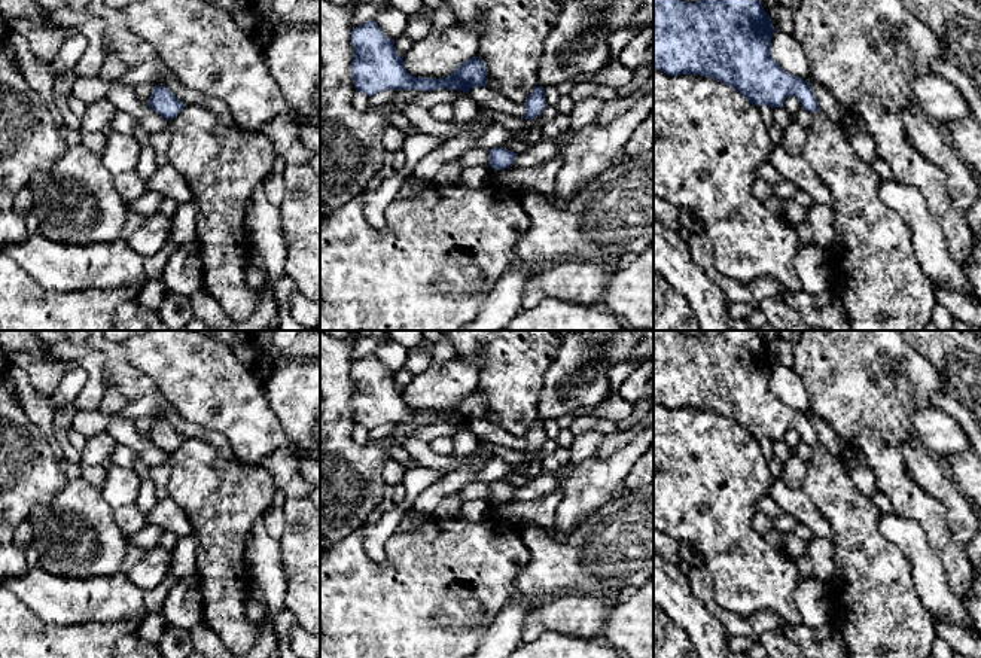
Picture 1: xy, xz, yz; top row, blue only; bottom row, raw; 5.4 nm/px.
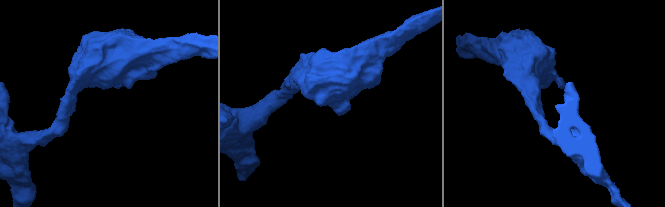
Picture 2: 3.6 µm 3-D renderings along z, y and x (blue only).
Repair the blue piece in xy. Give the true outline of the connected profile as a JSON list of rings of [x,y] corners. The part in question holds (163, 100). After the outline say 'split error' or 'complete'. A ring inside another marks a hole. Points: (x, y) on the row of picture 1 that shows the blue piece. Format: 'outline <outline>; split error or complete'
outline [[[155,85],[149,107],[167,121],[173,121],[185,109],[185,104],[168,88]]]; complete

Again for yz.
outline [[[654,0],[654,68],[671,76],[715,77],[737,89],[756,107],[782,107],[789,95],[814,113],[820,110],[811,85],[785,71],[771,57],[776,28],[761,0]]]; complete

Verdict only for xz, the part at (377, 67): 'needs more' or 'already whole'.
already whole

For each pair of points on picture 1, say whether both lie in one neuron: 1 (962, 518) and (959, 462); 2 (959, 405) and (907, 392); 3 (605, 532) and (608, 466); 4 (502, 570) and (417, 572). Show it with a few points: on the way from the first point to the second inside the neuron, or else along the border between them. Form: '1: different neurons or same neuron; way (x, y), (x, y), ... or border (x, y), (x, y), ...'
1: different neurons; border (953, 480), (965, 496)
2: different neurons; border (931, 363), (941, 378), (934, 396), (935, 405)
3: different neurons; border (628, 492), (608, 500), (578, 524)
4: same neuron; way (481, 569), (456, 569), (445, 564), (438, 572)

